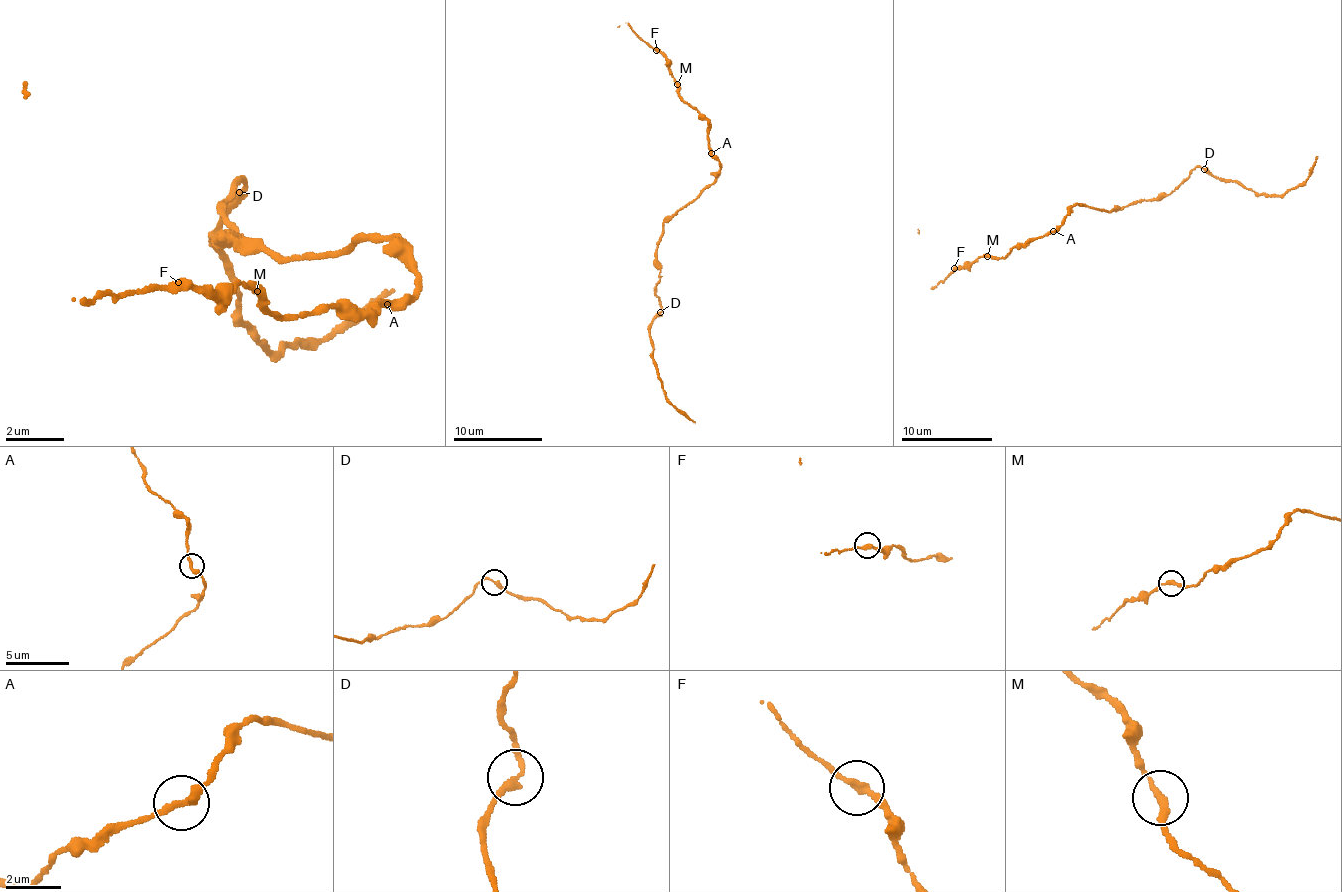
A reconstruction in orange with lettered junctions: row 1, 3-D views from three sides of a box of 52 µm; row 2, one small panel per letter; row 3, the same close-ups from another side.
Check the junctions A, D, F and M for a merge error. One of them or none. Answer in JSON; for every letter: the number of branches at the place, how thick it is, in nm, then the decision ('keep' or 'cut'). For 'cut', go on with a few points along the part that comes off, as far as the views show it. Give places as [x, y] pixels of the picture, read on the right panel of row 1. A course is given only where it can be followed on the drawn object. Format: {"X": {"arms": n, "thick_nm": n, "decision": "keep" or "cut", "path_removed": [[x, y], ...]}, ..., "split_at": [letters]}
{"A": {"arms": 2, "thick_nm": 280, "decision": "keep"}, "D": {"arms": 2, "thick_nm": 260, "decision": "keep"}, "F": {"arms": 2, "thick_nm": 240, "decision": "keep"}, "M": {"arms": 2, "thick_nm": 280, "decision": "keep"}, "split_at": []}

